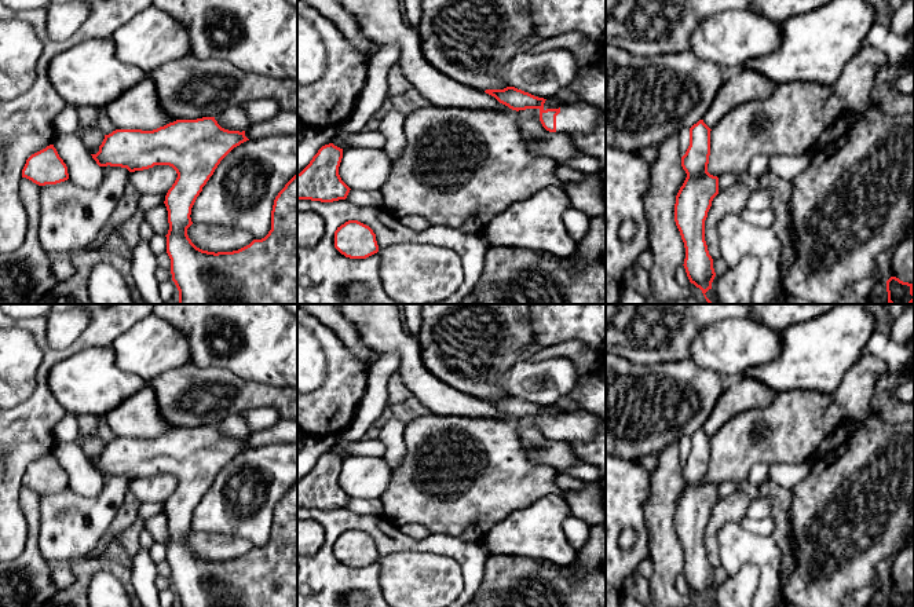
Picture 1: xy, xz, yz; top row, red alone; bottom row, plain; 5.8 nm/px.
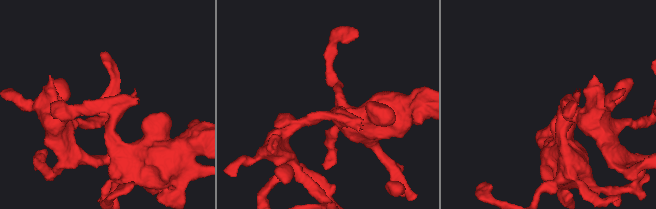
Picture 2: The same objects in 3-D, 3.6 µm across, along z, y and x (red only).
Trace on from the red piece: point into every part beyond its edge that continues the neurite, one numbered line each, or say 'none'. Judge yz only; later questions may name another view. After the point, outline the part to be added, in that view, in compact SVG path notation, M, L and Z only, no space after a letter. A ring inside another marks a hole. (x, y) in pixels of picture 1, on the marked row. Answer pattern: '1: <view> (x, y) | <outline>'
1: yz (647, 98) | M606 44L606 146L626 151L659 147L683 127L691 128L706 114L723 85L721 70L713 62L697 58L691 51L637 56Z

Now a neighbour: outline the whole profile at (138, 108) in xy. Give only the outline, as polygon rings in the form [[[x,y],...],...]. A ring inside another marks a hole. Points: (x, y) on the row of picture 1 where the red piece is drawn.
[[[149,76],[103,109],[117,129],[153,131],[175,121],[162,110]]]

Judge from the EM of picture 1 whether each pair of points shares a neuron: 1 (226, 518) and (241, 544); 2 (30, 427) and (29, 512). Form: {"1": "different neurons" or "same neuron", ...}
{"1": "different neurons", "2": "different neurons"}

